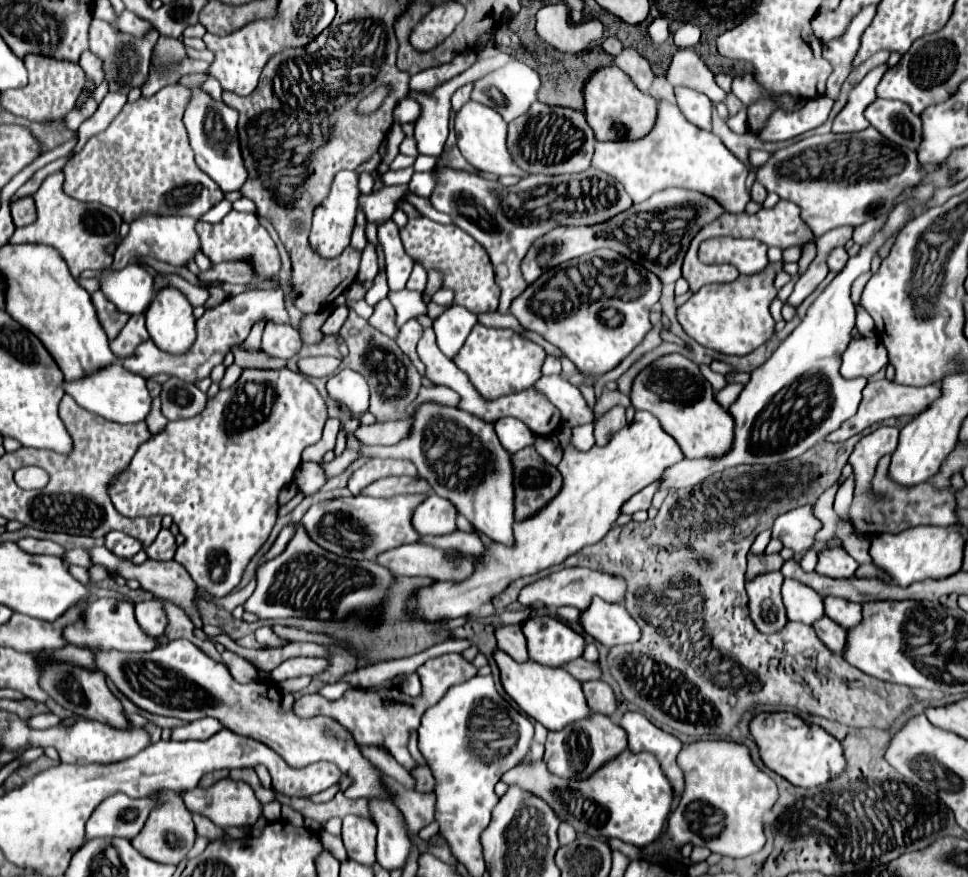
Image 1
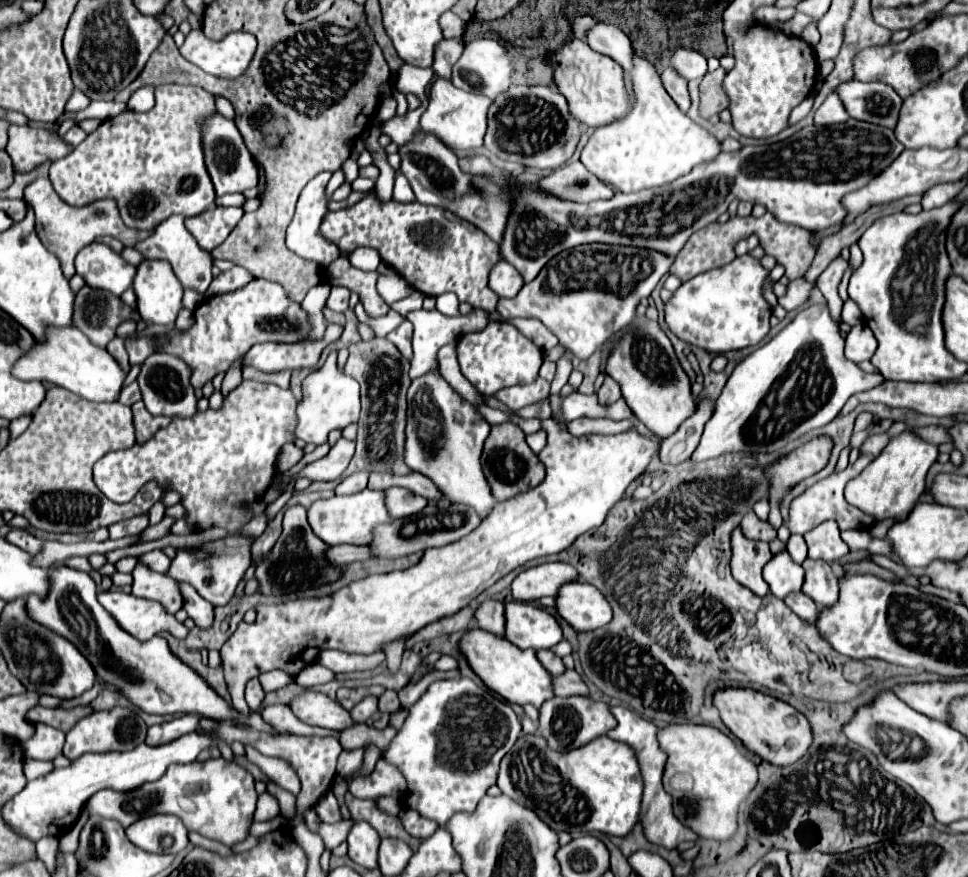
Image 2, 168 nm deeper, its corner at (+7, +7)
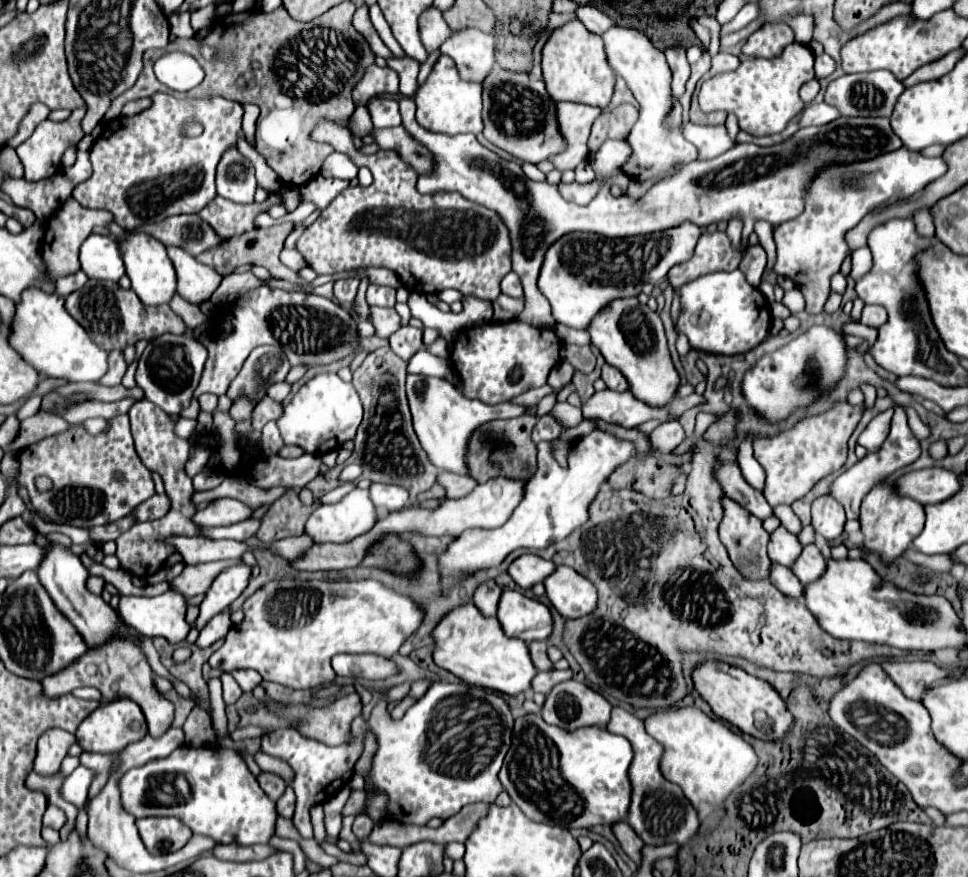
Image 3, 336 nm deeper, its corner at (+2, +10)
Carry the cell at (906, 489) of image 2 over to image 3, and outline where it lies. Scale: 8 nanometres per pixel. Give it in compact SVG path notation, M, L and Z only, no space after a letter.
M881 479L863 497L859 523L861 523L861 531L865 535L865 541L863 541L865 549L879 553L883 557L883 561L893 561L911 545L913 537L917 537L921 533L923 523L925 523L925 509L919 501L915 501L911 497L899 497L897 487L893 483L889 483L887 479Z

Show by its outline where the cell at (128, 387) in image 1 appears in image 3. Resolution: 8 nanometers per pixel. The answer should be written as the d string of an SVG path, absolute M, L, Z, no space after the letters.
M27 289L21 295L9 343L21 353L25 363L45 377L97 383L109 369L109 353L91 341L87 331L67 313L65 299L57 293L49 295L41 289Z

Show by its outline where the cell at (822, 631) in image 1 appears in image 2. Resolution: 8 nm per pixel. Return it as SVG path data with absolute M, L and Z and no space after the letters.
M792 592L784 598L786 606L796 612L800 618L808 620L808 622L816 622L816 616L818 616L818 606L802 592Z

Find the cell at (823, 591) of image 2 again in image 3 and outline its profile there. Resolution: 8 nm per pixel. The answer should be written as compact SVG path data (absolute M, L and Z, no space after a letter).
M813 543L803 547L803 553L799 555L797 563L793 565L793 573L797 575L797 579L803 585L817 581L817 577L821 577L821 573L825 573L825 569L827 569L827 561Z

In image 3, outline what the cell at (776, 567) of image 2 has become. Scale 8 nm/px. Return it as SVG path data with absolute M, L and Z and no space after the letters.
M779 527L769 541L769 559L773 563L779 563L791 569L791 565L795 565L799 555L801 555L801 545L797 537L791 535L787 529Z

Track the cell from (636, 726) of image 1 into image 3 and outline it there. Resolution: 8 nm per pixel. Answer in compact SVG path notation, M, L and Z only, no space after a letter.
M615 707L607 731L615 735L623 735L633 745L633 763L629 769L629 779L633 785L631 807L627 815L627 823L635 829L635 833L645 841L645 845L665 845L665 843L679 843L683 845L689 837L693 837L699 829L697 811L691 807L683 791L667 781L659 771L659 761L663 755L663 745L655 741L647 731L643 719L635 717L633 713L625 711L623 707Z

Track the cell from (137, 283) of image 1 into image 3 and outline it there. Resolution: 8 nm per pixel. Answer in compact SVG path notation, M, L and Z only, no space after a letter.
M89 235L81 245L79 261L89 279L119 281L125 275L125 263L119 245L107 235Z

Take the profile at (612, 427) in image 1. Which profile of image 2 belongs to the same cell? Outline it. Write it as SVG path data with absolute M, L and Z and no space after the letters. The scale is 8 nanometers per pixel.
M606 374L604 384L602 384L602 388L598 390L598 398L600 398L600 402L602 402L602 404L610 404L610 402L618 400L620 396L622 396L622 394L620 394L620 386Z

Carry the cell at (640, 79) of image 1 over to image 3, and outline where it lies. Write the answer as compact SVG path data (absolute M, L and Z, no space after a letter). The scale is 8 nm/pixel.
M585 5L585 7L579 7L577 9L577 19L591 31L591 33L605 33L605 29L611 29L615 27L615 21L609 19L605 13L601 13L599 9L591 7L591 5Z

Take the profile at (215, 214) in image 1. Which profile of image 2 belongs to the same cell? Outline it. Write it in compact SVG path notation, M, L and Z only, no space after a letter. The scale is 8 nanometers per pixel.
M232 194L232 196L216 198L216 204L220 204L220 206L238 206L238 208L242 208L244 202L246 202L244 194Z

